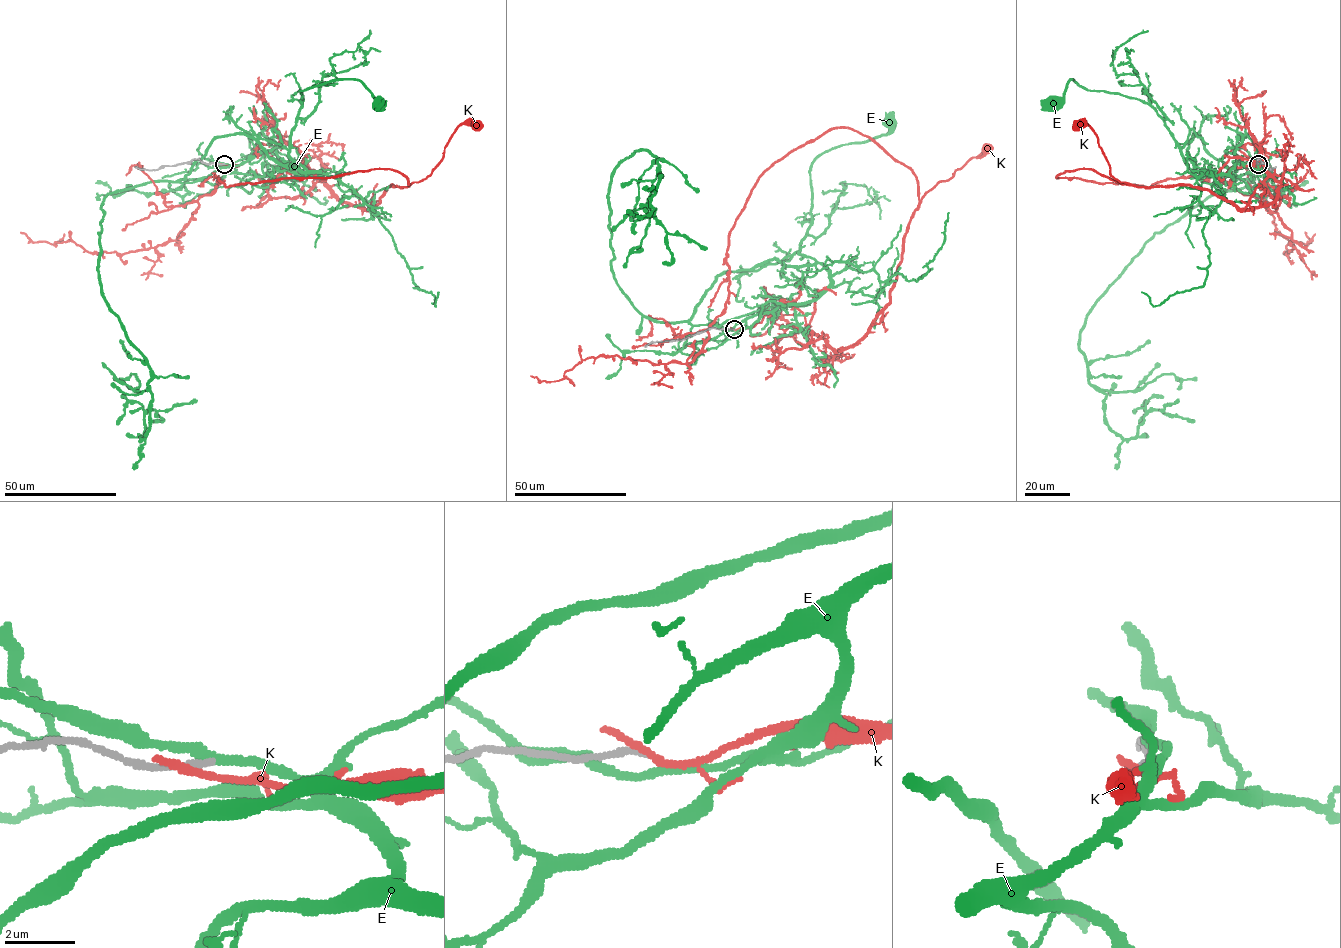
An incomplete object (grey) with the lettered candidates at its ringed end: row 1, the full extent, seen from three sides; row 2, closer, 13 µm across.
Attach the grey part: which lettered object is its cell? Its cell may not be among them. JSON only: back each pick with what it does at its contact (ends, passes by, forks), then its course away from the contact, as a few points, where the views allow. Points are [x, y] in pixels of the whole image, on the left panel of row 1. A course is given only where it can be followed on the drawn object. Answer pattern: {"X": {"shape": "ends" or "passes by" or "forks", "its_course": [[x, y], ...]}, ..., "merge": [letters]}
{"merge": []}

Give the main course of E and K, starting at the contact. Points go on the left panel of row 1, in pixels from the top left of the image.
E: (224, 164), (240, 174), (321, 175), (288, 154), (300, 91), (357, 80), (381, 104)
K: (222, 164), (285, 142), (339, 199), (372, 209), (390, 185), (431, 174), (459, 125), (477, 125)

